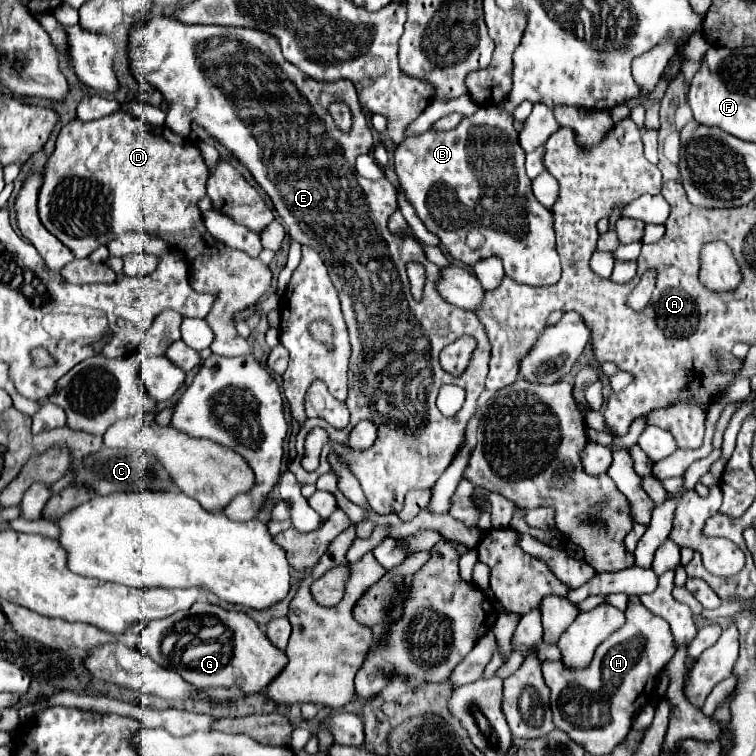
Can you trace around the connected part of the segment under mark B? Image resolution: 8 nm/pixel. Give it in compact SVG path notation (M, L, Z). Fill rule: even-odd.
M481 106L473 116L465 116L461 124L449 132L427 130L421 136L405 138L395 150L395 174L415 214L455 260L473 266L489 256L499 256L505 274L529 286L549 286L561 278L553 216L531 192L531 180L525 174L525 152L517 142L513 118L497 110L497 106Z

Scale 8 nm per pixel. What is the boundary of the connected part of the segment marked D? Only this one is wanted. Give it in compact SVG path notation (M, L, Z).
M115 112L99 120L81 122L71 120L63 126L53 156L47 160L45 178L39 194L39 214L43 226L57 236L75 258L87 258L99 246L105 246L113 240L113 236L121 236L125 232L141 232L147 236L157 236L165 240L173 250L179 250L189 258L189 282L197 292L217 294L217 302L205 318L215 332L215 340L211 344L213 354L219 356L241 356L251 354L251 344L241 338L235 330L233 316L249 306L253 306L271 286L271 270L259 258L251 258L245 252L229 250L223 242L215 242L215 238L205 230L201 222L201 212L197 202L205 196L205 182L209 178L209 168L203 162L201 150L189 140L175 134L169 128L149 126L149 122L141 122L141 118L133 118L129 112Z

